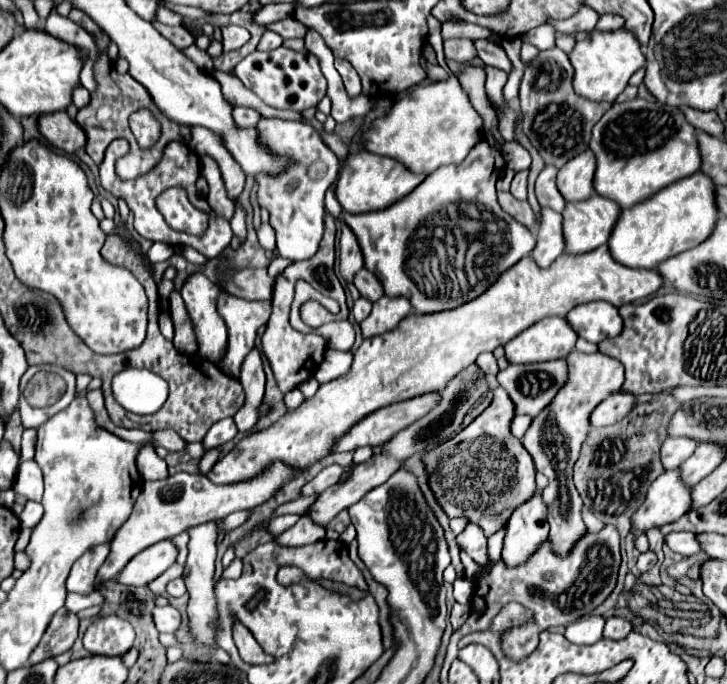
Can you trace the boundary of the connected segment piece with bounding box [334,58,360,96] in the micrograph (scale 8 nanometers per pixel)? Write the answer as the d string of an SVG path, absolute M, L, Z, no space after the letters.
M336 58L334 66L343 79L344 86L346 86L346 92L348 96L358 96L358 86L360 86L360 76L356 74L356 70L352 65L344 59Z

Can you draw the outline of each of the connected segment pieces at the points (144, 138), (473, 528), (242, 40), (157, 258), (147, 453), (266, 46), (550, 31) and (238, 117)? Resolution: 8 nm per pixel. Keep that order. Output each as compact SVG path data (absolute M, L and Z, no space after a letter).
M144 108L136 110L130 116L130 128L142 150L154 146L156 140L160 138L160 122L156 122L156 118L152 116L150 110L144 110Z
M468 524L462 534L458 534L458 544L468 552L468 556L478 562L480 566L488 566L488 546L486 546L486 536L478 524Z
M222 26L222 36L224 36L222 46L224 46L226 52L240 50L248 42L248 38L250 38L248 30L242 28L242 26Z
M154 242L154 244L150 246L150 250L146 252L146 256L148 256L148 262L150 262L150 264L166 262L172 254L174 254L174 248L172 248L172 246L168 246L168 244L164 244L164 242Z
M142 446L136 454L136 466L144 480L156 480L156 478L168 478L168 466L162 458L154 454L152 446Z
M266 32L258 44L258 50L276 50L278 46L282 46L282 36L278 36L276 32Z
M552 24L538 26L538 28L530 30L530 32L524 36L524 42L536 46L538 50L554 48L554 46L556 46L556 28L554 28Z
M236 106L232 116L238 126L256 126L260 120L260 112L256 112L252 108L242 108L242 106Z

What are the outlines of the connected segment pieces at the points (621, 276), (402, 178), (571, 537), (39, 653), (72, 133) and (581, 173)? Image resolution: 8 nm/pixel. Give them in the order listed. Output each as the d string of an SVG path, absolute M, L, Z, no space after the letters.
M608 244L588 254L566 252L548 268L540 268L532 256L526 256L512 266L508 274L502 274L496 286L490 286L480 298L466 302L466 306L440 314L410 314L392 334L362 342L344 378L322 384L300 408L288 412L270 428L242 438L232 452L214 464L208 478L216 484L242 482L244 478L252 478L256 470L264 470L272 458L292 462L292 466L306 470L314 462L326 458L332 442L360 418L382 406L442 390L448 378L454 378L456 372L472 364L482 352L492 352L538 320L546 316L566 316L574 306L592 300L606 300L620 308L622 304L654 294L662 284L664 278L656 270L638 270L616 262Z
M364 150L344 160L336 182L336 198L342 204L342 208L350 214L384 210L394 202L398 202L400 198L408 196L424 178L426 178L424 174L412 174L410 170L406 170L404 164L396 162L394 158L378 156Z
M574 350L572 354L568 354L566 362L568 362L566 384L558 390L556 398L540 414L532 418L532 424L522 438L522 444L530 452L536 470L548 476L550 480L548 488L542 490L542 498L548 506L550 538L560 554L568 554L568 550L572 548L572 542L576 542L576 538L580 538L580 534L584 534L586 530L580 518L582 498L572 484L572 468L592 428L590 414L602 400L618 392L624 384L624 366L610 356L604 356L604 354L600 356L598 352L582 354Z
M60 608L52 616L52 620L50 620L50 624L48 624L42 640L38 642L38 646L30 654L28 662L36 664L36 662L54 658L54 656L70 650L72 644L74 644L74 640L76 640L76 636L78 636L78 626L80 626L78 616L72 614L72 612L68 612L66 608Z
M66 112L38 116L38 130L54 148L66 154L72 154L86 142L84 130L80 130L80 126Z
M584 150L584 154L578 154L568 162L568 166L562 166L558 172L558 190L564 194L566 202L586 200L594 192L594 174L596 174L596 158L592 150Z

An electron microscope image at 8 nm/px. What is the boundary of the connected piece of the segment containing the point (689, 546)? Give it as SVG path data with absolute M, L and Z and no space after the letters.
M670 532L664 536L664 542L670 550L682 554L682 556L690 556L690 554L698 554L700 546L694 540L692 532Z

